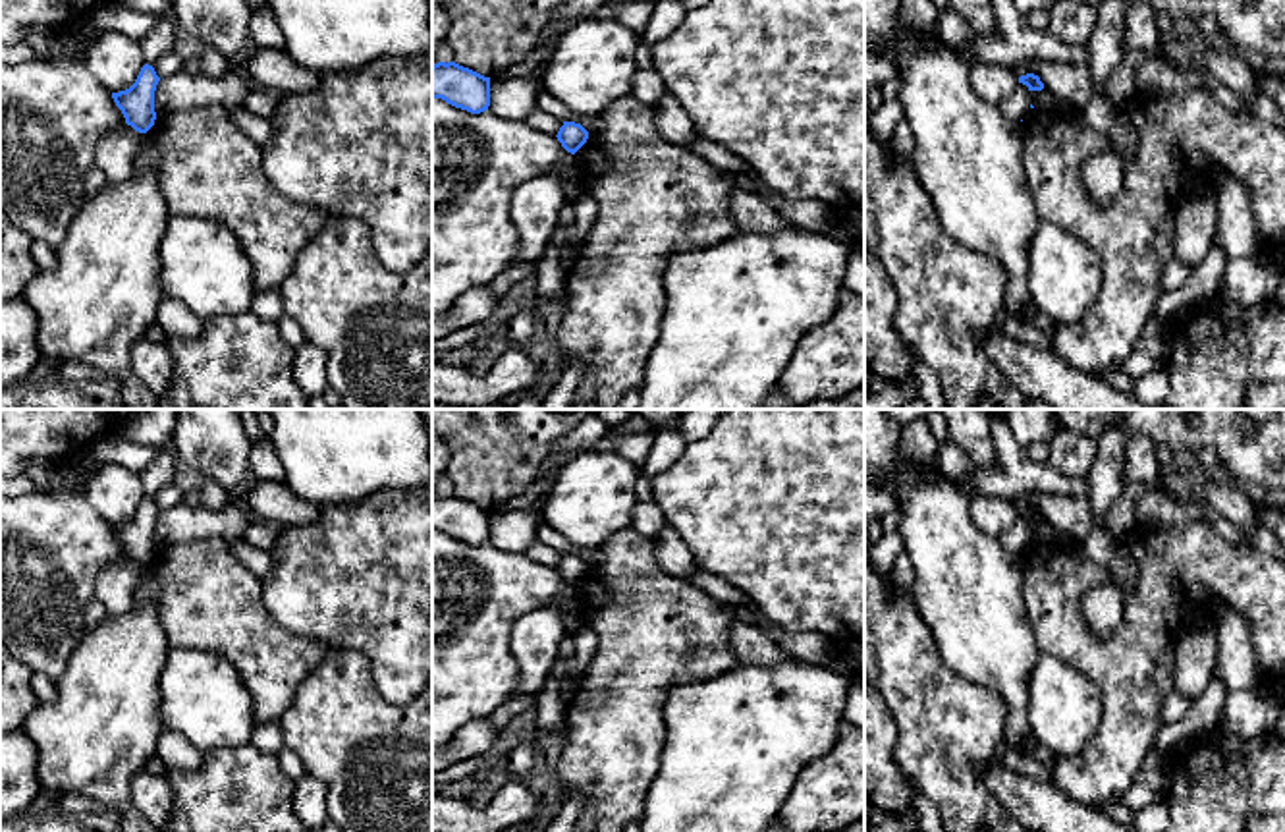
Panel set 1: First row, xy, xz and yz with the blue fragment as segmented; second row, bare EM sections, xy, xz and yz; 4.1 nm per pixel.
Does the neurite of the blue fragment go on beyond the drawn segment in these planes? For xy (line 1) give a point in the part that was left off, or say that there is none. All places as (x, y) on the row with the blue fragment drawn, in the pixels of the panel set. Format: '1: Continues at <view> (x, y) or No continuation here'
1: No continuation here

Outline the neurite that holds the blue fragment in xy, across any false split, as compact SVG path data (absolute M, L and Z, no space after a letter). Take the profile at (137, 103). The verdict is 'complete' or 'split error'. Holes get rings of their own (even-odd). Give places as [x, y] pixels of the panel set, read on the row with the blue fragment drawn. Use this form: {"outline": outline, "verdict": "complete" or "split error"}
{"outline": "M145 64L135 83L120 93L112 93L116 106L122 110L125 124L139 133L147 133L156 120L154 91L160 77L154 68Z", "verdict": "complete"}

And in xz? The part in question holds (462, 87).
{"outline": "M438 62L432 66L432 98L480 114L490 106L490 77L455 62Z", "verdict": "complete"}

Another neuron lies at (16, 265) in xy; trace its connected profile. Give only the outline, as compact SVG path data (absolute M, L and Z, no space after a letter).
M0 208L0 301L19 297L25 284L35 276L31 257L33 237L10 222Z

